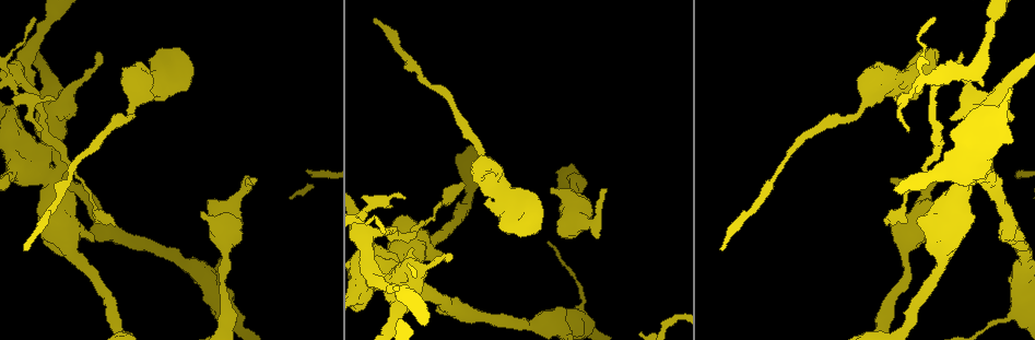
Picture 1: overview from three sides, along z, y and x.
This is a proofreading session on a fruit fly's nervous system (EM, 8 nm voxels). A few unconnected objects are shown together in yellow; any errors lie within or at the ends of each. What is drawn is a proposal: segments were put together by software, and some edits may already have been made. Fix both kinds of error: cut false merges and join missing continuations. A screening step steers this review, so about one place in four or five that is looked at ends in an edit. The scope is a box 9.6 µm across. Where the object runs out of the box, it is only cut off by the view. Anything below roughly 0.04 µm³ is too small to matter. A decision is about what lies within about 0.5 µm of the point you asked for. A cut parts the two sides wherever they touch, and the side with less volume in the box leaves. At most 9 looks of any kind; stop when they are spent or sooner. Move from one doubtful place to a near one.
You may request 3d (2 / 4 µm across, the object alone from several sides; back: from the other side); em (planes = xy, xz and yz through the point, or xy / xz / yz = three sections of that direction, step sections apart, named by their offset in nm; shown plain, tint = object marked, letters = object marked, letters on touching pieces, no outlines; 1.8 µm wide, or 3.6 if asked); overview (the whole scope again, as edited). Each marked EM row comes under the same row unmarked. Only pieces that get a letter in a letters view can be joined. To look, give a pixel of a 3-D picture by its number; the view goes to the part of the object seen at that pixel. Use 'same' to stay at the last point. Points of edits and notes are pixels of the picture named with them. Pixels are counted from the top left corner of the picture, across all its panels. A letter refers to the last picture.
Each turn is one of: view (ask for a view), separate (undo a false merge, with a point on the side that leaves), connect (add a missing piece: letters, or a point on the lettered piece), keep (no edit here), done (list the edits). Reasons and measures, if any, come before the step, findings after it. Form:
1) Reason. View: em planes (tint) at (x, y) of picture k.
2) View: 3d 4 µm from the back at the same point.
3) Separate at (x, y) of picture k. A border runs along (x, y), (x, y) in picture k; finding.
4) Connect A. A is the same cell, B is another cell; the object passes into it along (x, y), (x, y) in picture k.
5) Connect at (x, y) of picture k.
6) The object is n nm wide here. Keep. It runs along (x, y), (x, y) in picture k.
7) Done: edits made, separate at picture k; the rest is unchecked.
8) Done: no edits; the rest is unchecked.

An open end. View: 3d 2 µm at (463, 183) of picture 1.

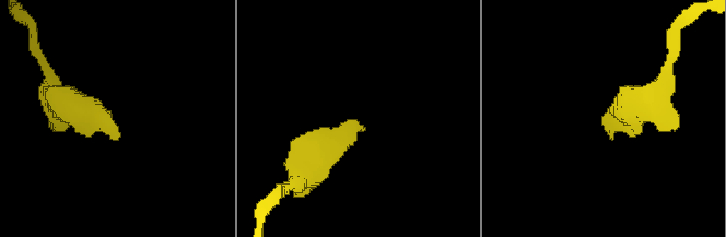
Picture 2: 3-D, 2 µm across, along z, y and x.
View: em xy step 16 (letters) at (115, 139) of picture 2.

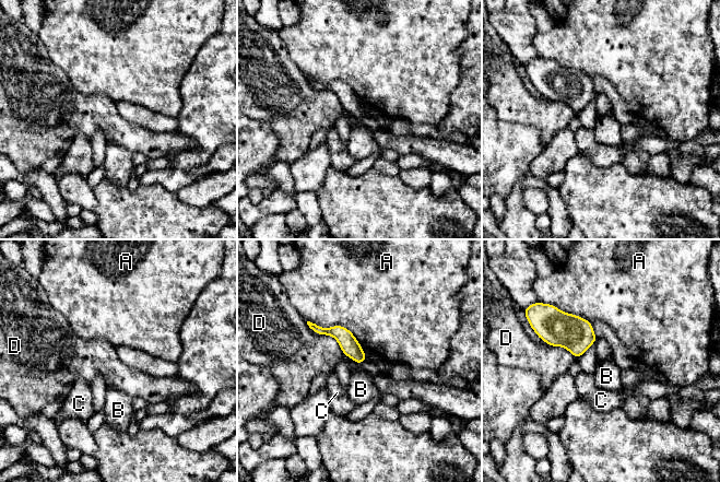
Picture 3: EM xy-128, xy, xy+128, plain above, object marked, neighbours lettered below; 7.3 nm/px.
Cut it another way. View: em planes (letters) at the same point.

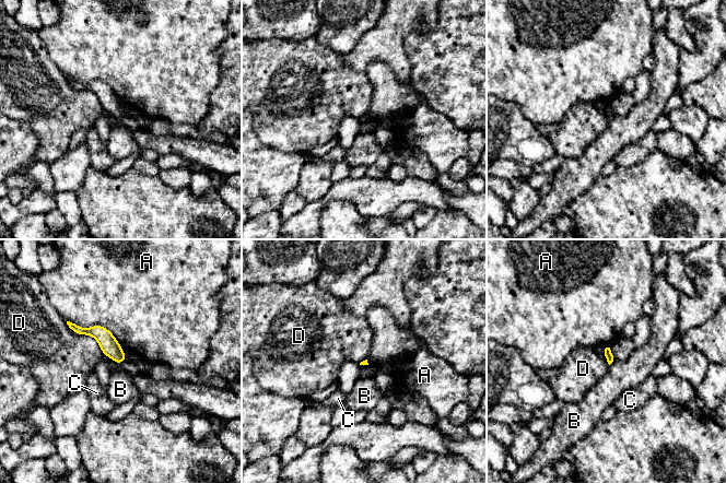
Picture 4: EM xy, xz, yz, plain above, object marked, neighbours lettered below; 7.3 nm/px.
Keep. A, B, C and D are other cells; it runs along (72, 326), (95, 331), (123, 356) in picture 4; no lettered piece goes on from it.

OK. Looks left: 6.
Thick turns thin. View: em 3.6 µm xy step 16 (tint) at (1007, 314) of picture 1.

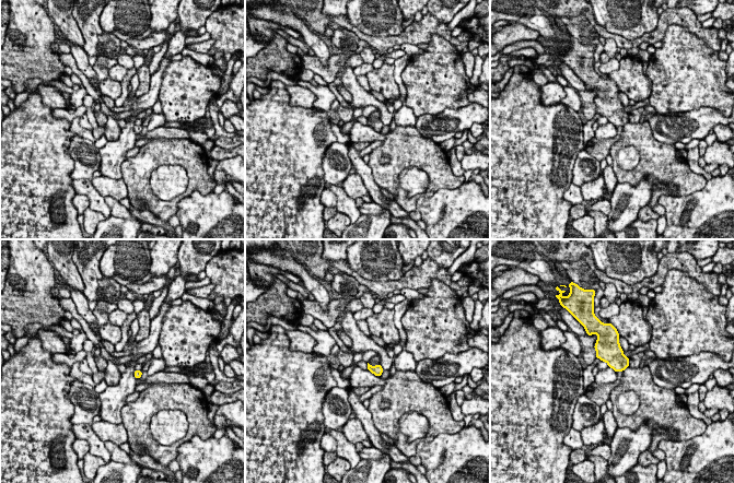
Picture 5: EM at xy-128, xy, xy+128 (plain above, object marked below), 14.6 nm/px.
View: em 3.6 µm xy step 16 (letters) at the same point.

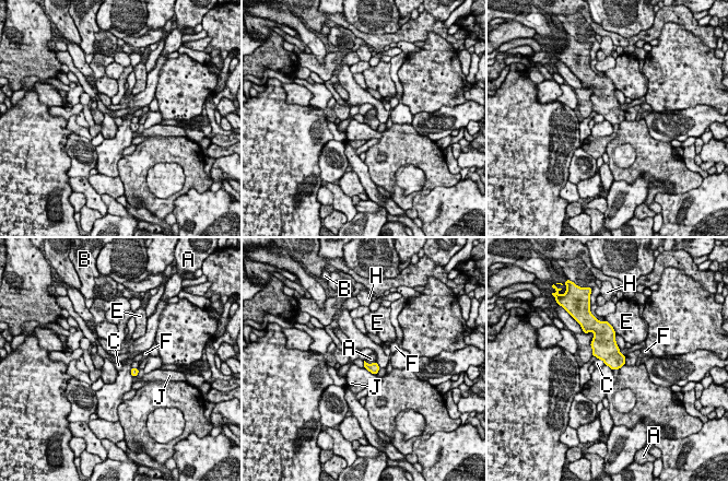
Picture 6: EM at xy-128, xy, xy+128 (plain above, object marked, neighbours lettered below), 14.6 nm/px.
Keep. A, B, C, E, F, H and J are other cells; a border runs along (364, 361), (367, 363), (376, 362) in picture 6; all the same cell.

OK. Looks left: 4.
Sharp bend. View: em 3.6 µm xy step 16 (tint) at (60, 167) of picture 1.

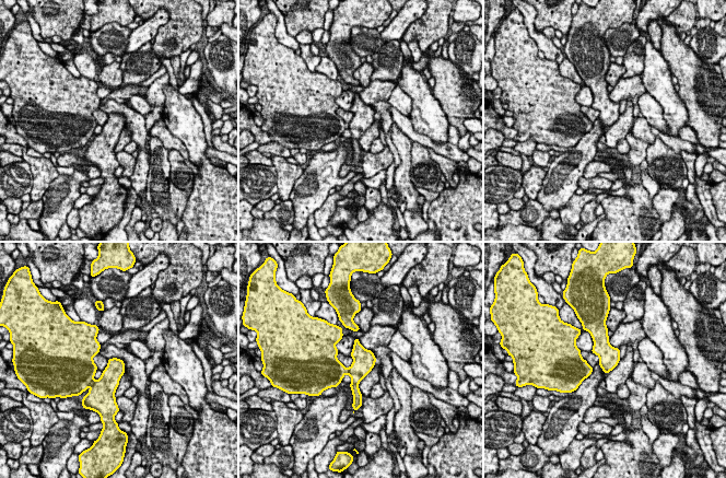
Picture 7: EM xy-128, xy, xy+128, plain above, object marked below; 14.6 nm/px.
Another direction. View: em 3.6 µm planes (tint) at the same point.

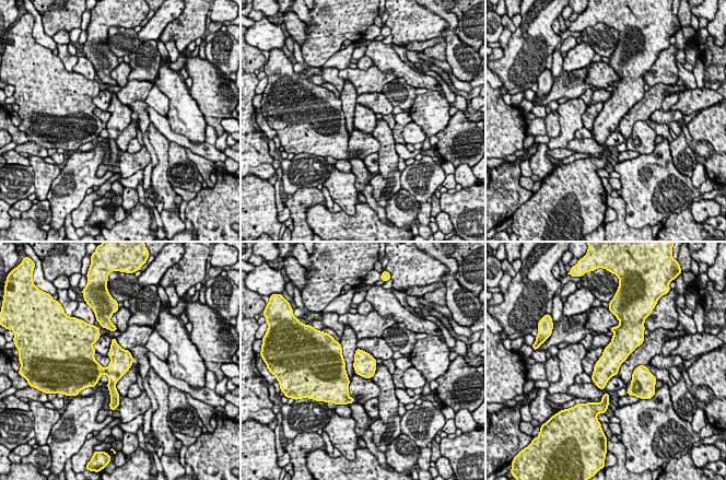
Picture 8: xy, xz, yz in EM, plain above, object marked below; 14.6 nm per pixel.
What lies round it. View: em 3.6 µm planes (letters) at the same point.

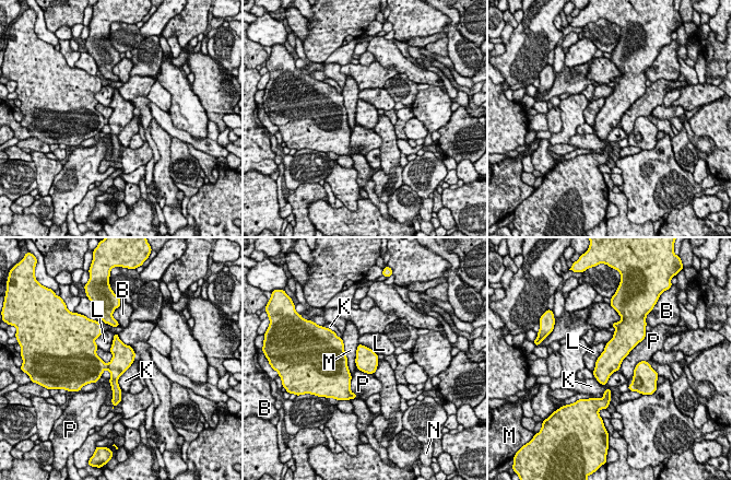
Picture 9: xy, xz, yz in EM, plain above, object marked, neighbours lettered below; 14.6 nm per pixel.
The object is 320 nm wide here. Separate at (92, 366) of picture 9. B, K, L, M, N and P are other cells; a border runs along (107, 364), (108, 367) in picture 9; two cells meet here.

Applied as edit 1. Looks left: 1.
Done: edits made, separate at picture 9; the rest is unchecked.

